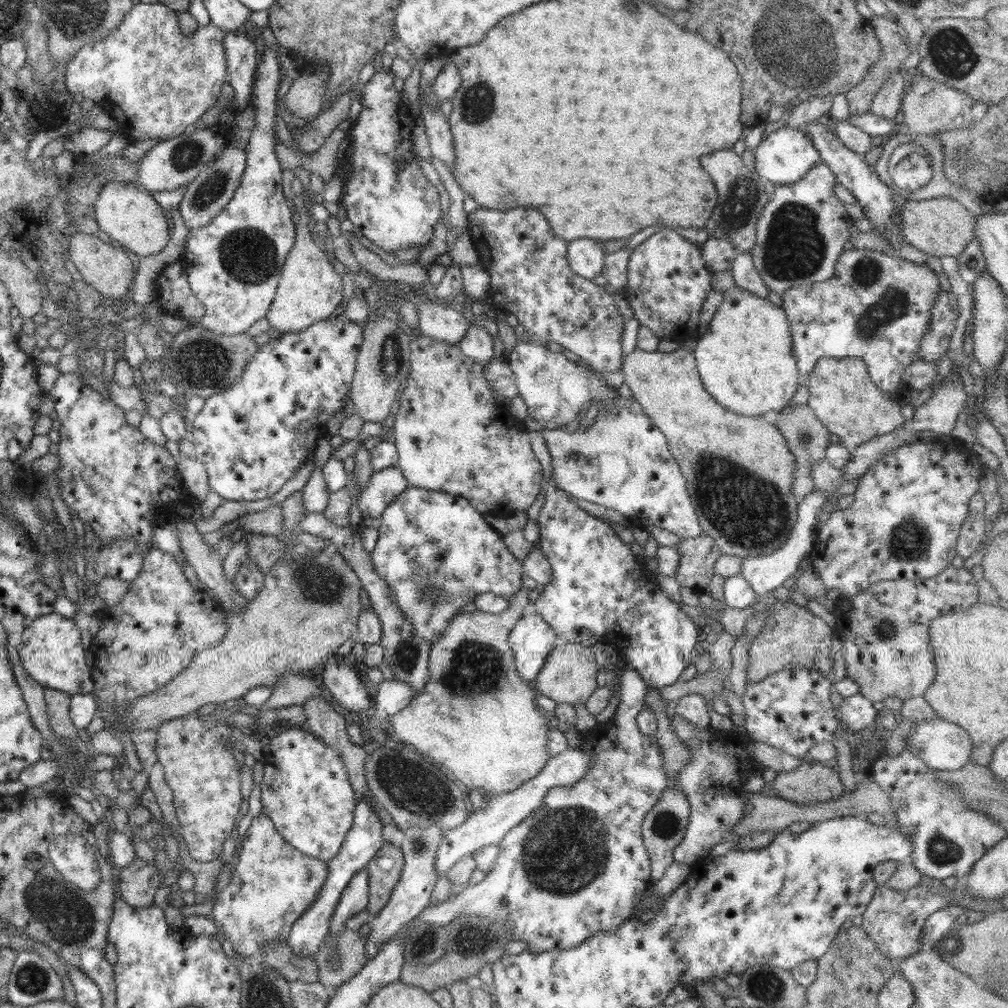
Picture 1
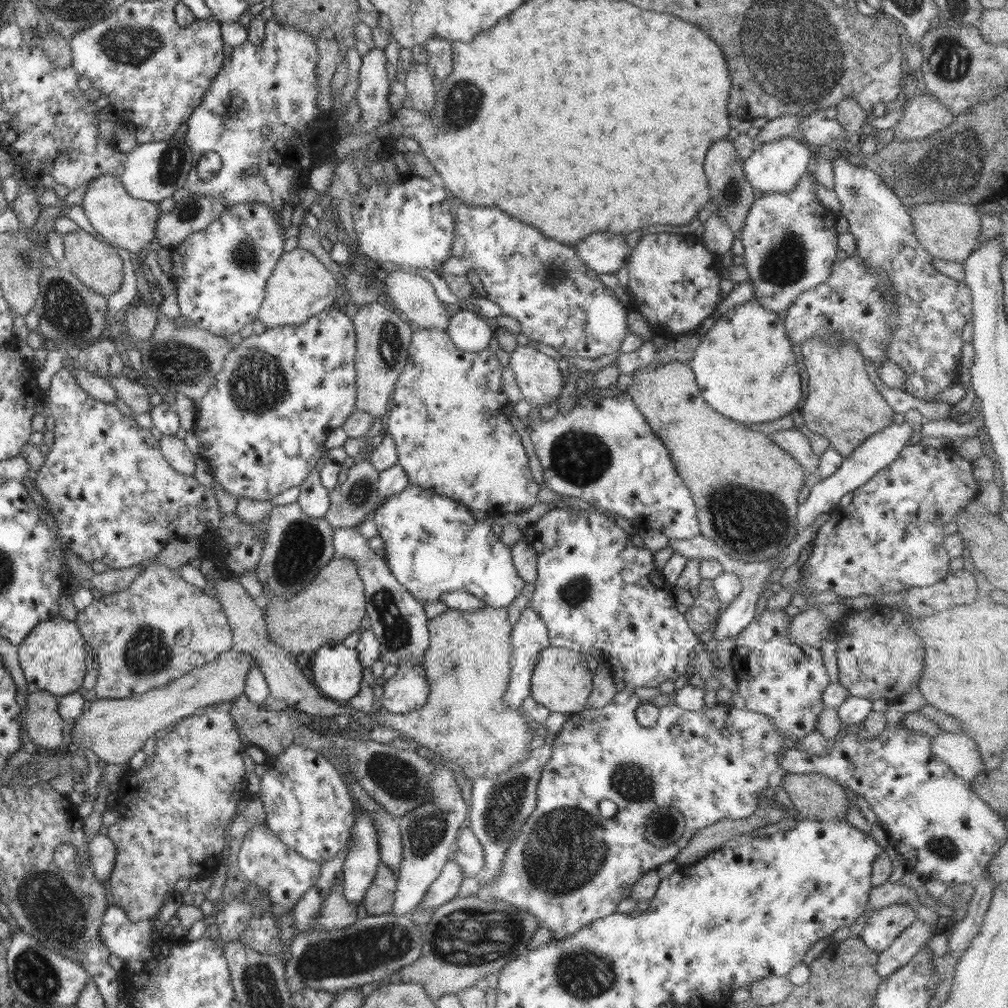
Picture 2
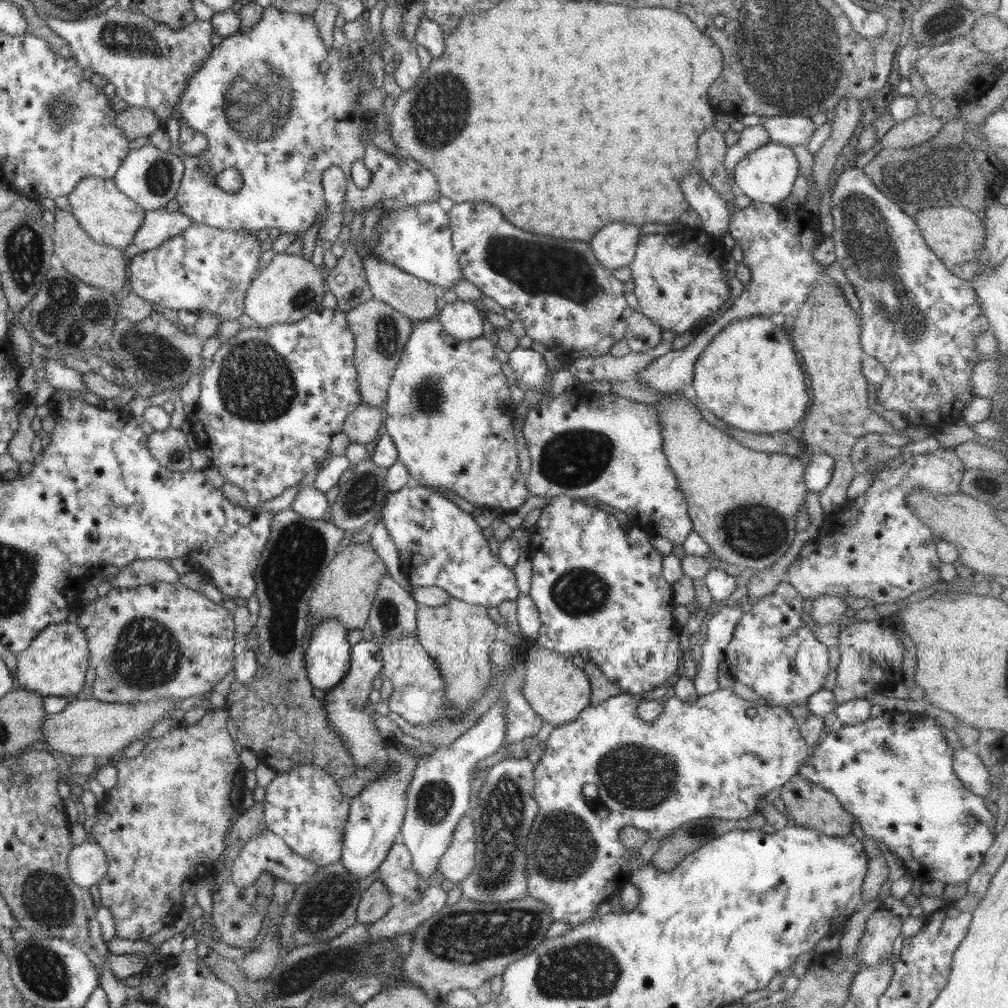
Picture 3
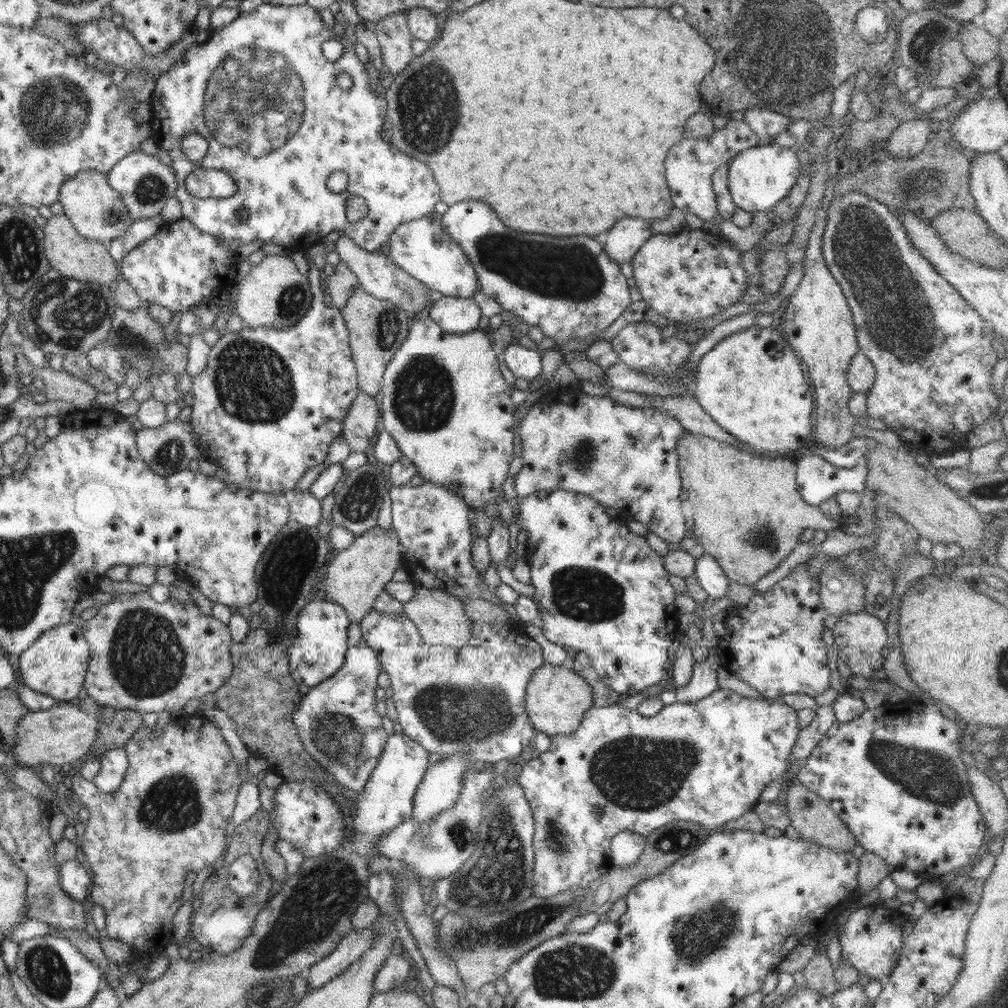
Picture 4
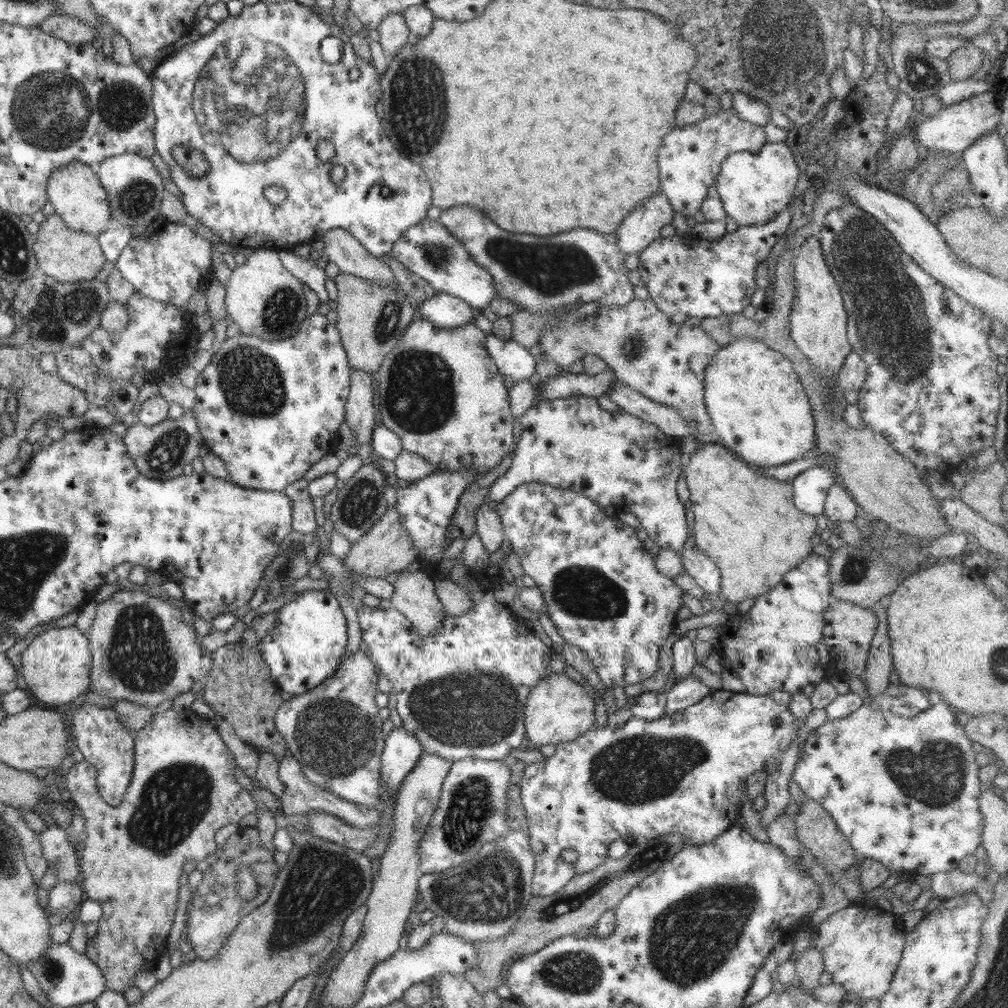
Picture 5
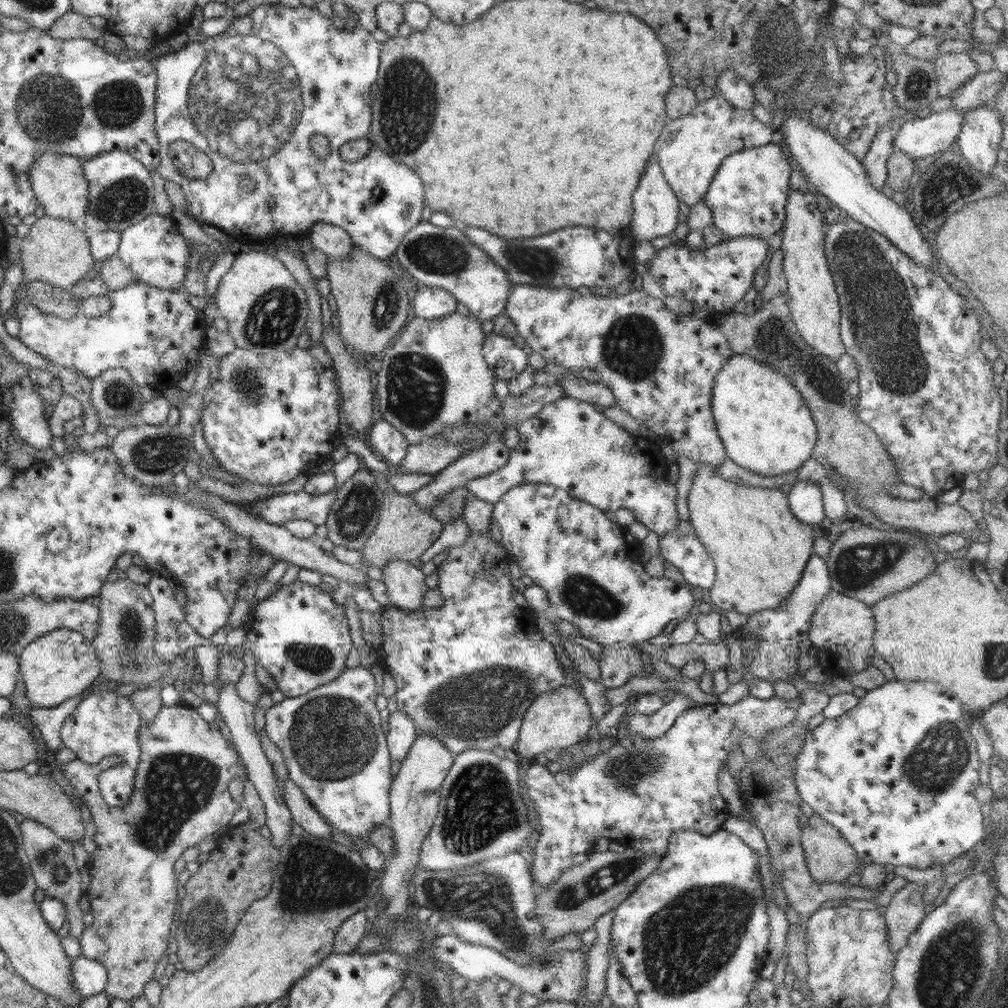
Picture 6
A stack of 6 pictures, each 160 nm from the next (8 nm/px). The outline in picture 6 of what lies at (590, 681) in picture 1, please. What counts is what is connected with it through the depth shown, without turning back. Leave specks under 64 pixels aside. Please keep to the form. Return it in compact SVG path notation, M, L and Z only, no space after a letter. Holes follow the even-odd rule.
M566 684L537 696L529 706L514 744L515 751L530 760L540 759L547 750L562 750L584 740L592 728L592 713L580 691Z

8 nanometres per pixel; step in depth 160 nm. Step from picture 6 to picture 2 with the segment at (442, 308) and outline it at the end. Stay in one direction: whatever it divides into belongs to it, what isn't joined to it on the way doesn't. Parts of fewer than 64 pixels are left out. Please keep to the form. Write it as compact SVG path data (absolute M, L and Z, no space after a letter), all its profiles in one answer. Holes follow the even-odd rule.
M457 308L451 311L447 333L458 348L472 352L488 349L493 337L480 314Z

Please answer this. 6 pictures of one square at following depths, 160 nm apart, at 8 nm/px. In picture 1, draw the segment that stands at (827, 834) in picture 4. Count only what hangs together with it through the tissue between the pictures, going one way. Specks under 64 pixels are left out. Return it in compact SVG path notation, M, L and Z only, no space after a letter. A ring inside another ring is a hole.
M802 762L796 770L778 772L771 786L778 797L797 804L828 801L845 793L839 773L820 762Z

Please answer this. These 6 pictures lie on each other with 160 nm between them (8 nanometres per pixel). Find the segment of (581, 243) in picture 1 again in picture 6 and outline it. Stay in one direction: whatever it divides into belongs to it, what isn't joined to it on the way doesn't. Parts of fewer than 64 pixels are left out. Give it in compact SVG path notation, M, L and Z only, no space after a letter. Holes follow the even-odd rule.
M656 154L650 158L650 162L646 166L646 172L642 174L642 178L638 181L638 186L632 197L632 204L633 217L630 222L632 228L627 230L627 233L635 244L651 241L653 238L658 238L658 236L671 236L679 224L677 218L678 213L681 212L678 208L680 201L664 178ZM635 238L638 238L638 240L635 241Z

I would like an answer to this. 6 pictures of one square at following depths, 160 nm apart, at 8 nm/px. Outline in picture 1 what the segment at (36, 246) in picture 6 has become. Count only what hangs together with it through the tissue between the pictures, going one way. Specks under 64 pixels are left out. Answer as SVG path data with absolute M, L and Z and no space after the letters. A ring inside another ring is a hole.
M76 233L69 240L69 255L83 281L98 290L102 297L120 299L128 292L128 286L131 285L136 270L125 248L102 235Z

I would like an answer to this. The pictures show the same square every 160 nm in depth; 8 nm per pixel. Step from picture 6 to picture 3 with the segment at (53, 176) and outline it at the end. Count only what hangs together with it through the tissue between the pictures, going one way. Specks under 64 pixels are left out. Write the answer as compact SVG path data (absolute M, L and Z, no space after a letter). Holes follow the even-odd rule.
M87 176L78 182L67 197L68 209L76 217L84 232L98 244L123 250L123 248L132 244L136 232L144 224L146 210L130 200L121 190L118 190L113 179Z

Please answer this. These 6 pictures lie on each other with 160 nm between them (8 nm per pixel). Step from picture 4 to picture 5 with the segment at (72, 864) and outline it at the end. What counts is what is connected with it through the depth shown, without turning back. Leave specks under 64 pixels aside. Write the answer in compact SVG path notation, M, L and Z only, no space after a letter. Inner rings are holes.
M80 879L74 882L58 882L49 892L48 903L50 911L54 916L49 920L49 924L54 926L64 921L70 913L81 904L82 889Z

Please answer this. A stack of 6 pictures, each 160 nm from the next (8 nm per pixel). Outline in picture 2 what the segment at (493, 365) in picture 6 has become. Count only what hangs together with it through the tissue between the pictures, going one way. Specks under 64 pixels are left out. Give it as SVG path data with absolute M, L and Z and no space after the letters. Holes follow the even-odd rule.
M517 345L509 355L509 367L515 374L517 385L524 400L528 401L533 407L539 408L548 406L550 402L557 400L564 387L562 375L560 375L558 369L558 361L529 345Z

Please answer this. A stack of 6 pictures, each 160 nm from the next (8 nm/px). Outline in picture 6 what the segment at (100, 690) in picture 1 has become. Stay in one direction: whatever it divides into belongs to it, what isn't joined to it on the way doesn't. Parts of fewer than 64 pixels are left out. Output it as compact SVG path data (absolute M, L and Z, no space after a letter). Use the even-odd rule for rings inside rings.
M126 579L106 582L100 592L100 624L97 635L92 640L96 654L100 659L101 673L106 680L116 684L144 684L149 687L162 683L162 676L171 662L165 662L155 653L155 614L149 588Z

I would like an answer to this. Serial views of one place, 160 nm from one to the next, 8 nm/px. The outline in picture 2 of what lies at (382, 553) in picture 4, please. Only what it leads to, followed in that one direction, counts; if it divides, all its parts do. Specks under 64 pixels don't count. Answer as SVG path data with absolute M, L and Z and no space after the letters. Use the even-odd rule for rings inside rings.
M337 556L330 560L316 577L294 596L281 598L273 596L264 607L269 641L286 649L292 658L304 660L308 652L320 648L326 641L342 641L357 630L366 615L365 586L360 579L356 566L347 557Z

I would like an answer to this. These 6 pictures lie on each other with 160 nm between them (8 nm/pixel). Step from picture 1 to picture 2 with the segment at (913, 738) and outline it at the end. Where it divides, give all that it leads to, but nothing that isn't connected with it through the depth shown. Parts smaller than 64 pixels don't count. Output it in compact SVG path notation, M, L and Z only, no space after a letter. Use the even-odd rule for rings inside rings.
M944 731L931 740L932 752L956 776L969 782L985 770L977 742L966 733Z

